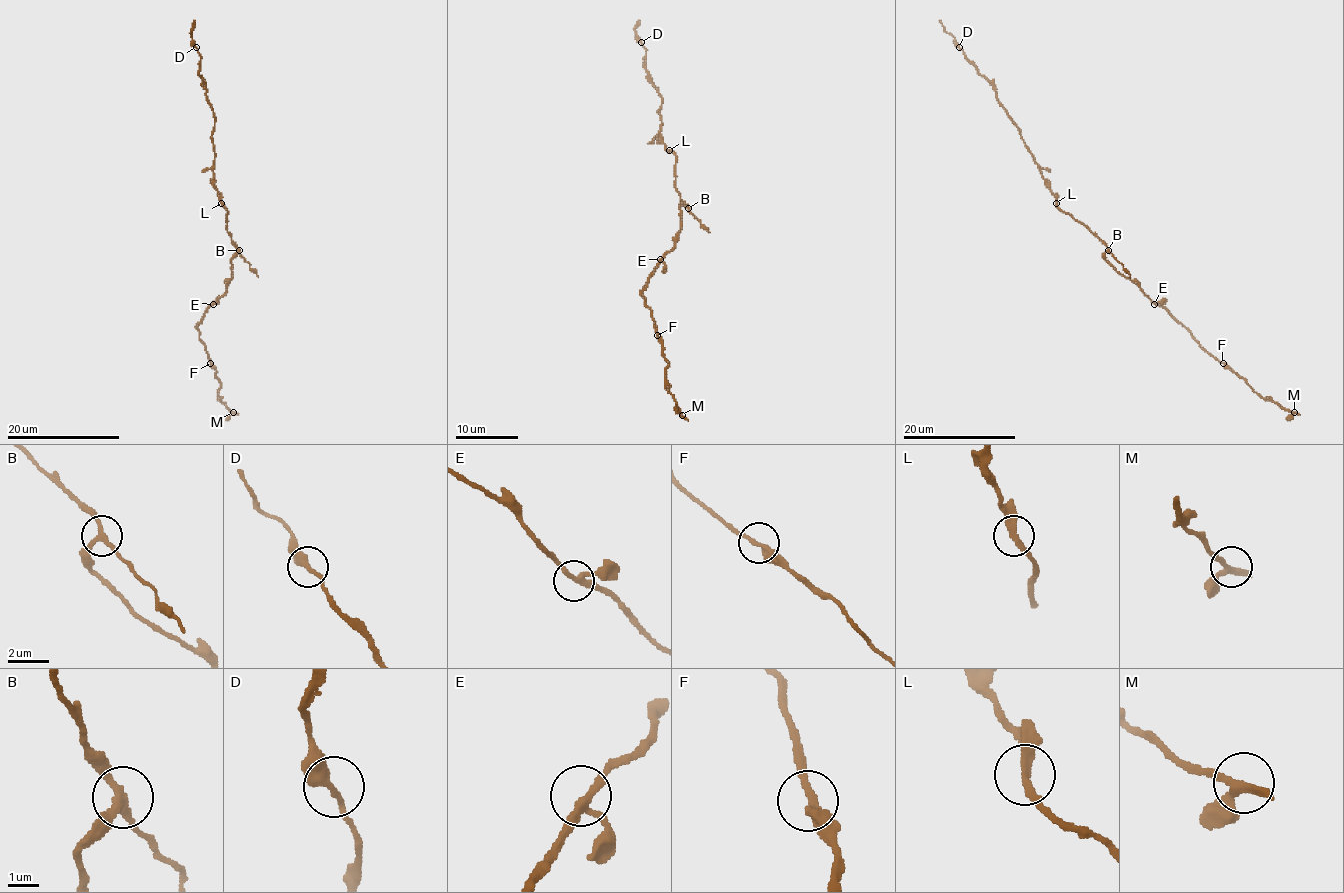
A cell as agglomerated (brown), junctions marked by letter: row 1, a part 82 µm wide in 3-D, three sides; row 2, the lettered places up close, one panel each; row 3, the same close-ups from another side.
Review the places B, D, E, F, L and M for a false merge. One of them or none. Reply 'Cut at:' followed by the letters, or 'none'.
Cut at: B

